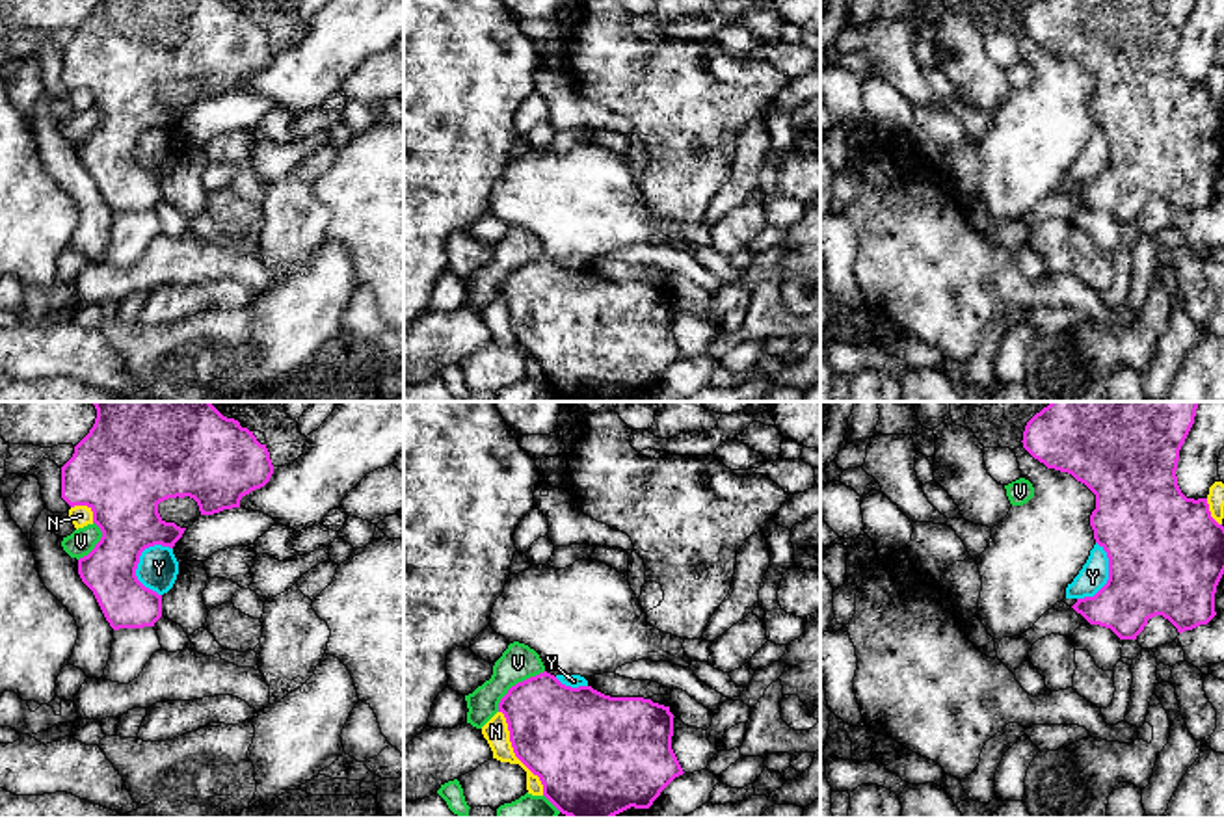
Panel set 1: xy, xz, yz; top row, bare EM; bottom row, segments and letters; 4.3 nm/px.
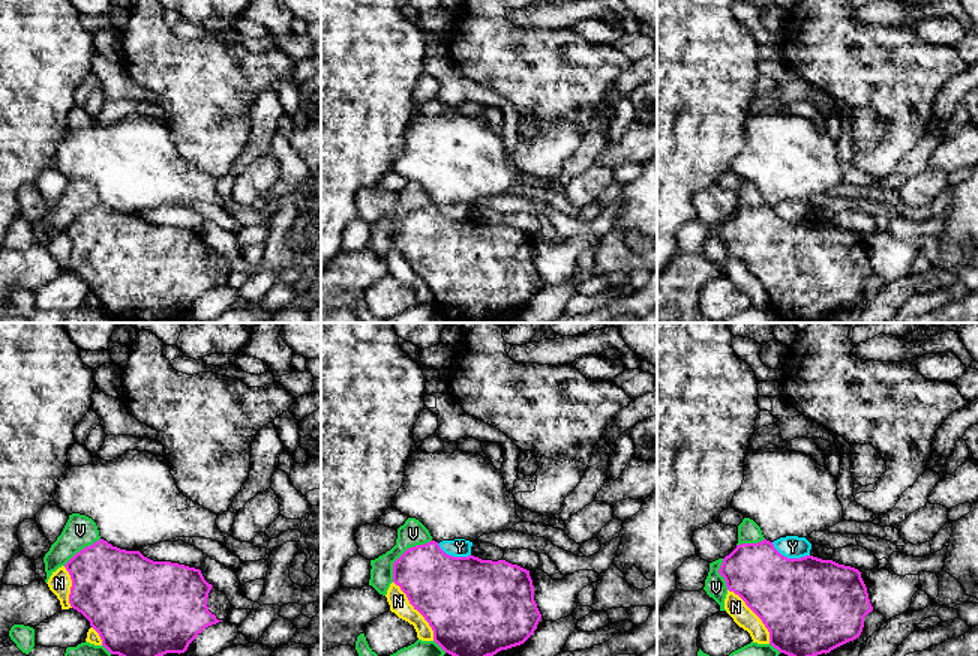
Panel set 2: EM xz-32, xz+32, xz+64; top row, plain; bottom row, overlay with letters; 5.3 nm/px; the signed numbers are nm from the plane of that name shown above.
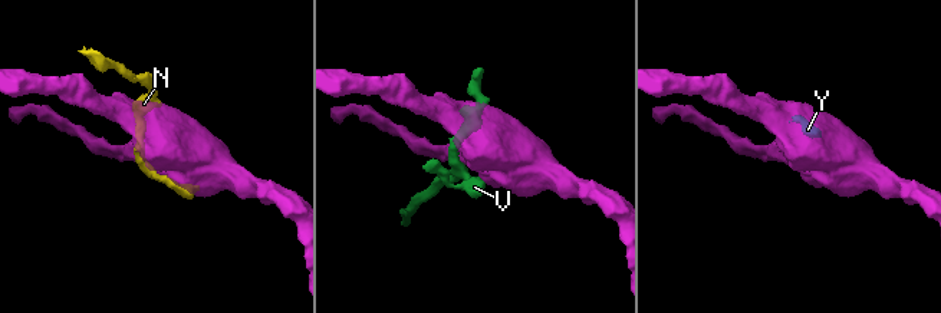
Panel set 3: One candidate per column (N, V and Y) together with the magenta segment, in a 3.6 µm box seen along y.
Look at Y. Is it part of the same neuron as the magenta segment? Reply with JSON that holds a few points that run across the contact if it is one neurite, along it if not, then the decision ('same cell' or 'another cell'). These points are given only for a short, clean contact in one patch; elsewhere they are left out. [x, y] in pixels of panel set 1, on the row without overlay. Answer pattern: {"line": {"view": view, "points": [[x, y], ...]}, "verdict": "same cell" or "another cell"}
{"line": {"view": "xy", "points": [[155, 127], [142, 136], [136, 160], [160, 179]]}, "verdict": "another cell"}

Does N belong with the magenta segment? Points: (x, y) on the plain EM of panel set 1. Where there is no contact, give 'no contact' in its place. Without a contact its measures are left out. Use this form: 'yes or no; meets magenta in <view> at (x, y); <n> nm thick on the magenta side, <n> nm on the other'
no; meets magenta in xz at (514, 335); 440 nm thick on the magenta side, 110 nm on the other

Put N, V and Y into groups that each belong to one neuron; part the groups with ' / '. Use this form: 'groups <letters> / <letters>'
groups N V Y

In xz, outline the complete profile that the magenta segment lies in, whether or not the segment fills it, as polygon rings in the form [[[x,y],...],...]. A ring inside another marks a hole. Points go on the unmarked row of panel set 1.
[[[543,255],[499,286],[515,340],[569,402],[649,392],[683,351],[672,333],[670,290],[571,271]]]

